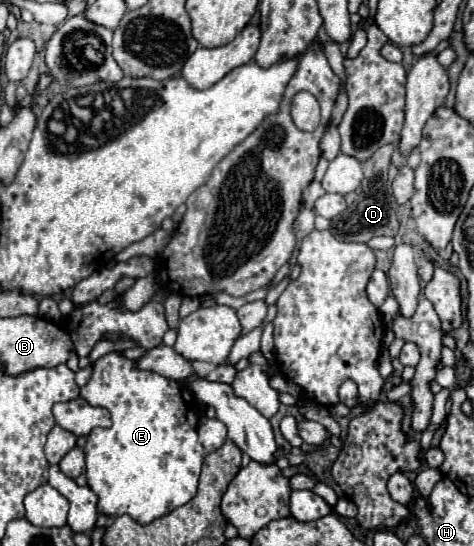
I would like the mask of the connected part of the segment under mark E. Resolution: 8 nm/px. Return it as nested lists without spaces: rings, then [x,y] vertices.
[[[118,352],[106,354],[94,362],[92,378],[80,396],[92,406],[104,406],[112,414],[110,428],[96,428],[90,432],[84,454],[86,454],[86,476],[88,486],[98,494],[98,512],[106,516],[128,514],[138,524],[150,524],[156,518],[170,514],[174,508],[190,502],[196,496],[198,476],[204,460],[204,446],[198,442],[198,404],[192,392],[176,380],[162,378],[154,372],[134,368],[134,360],[124,358]]]

